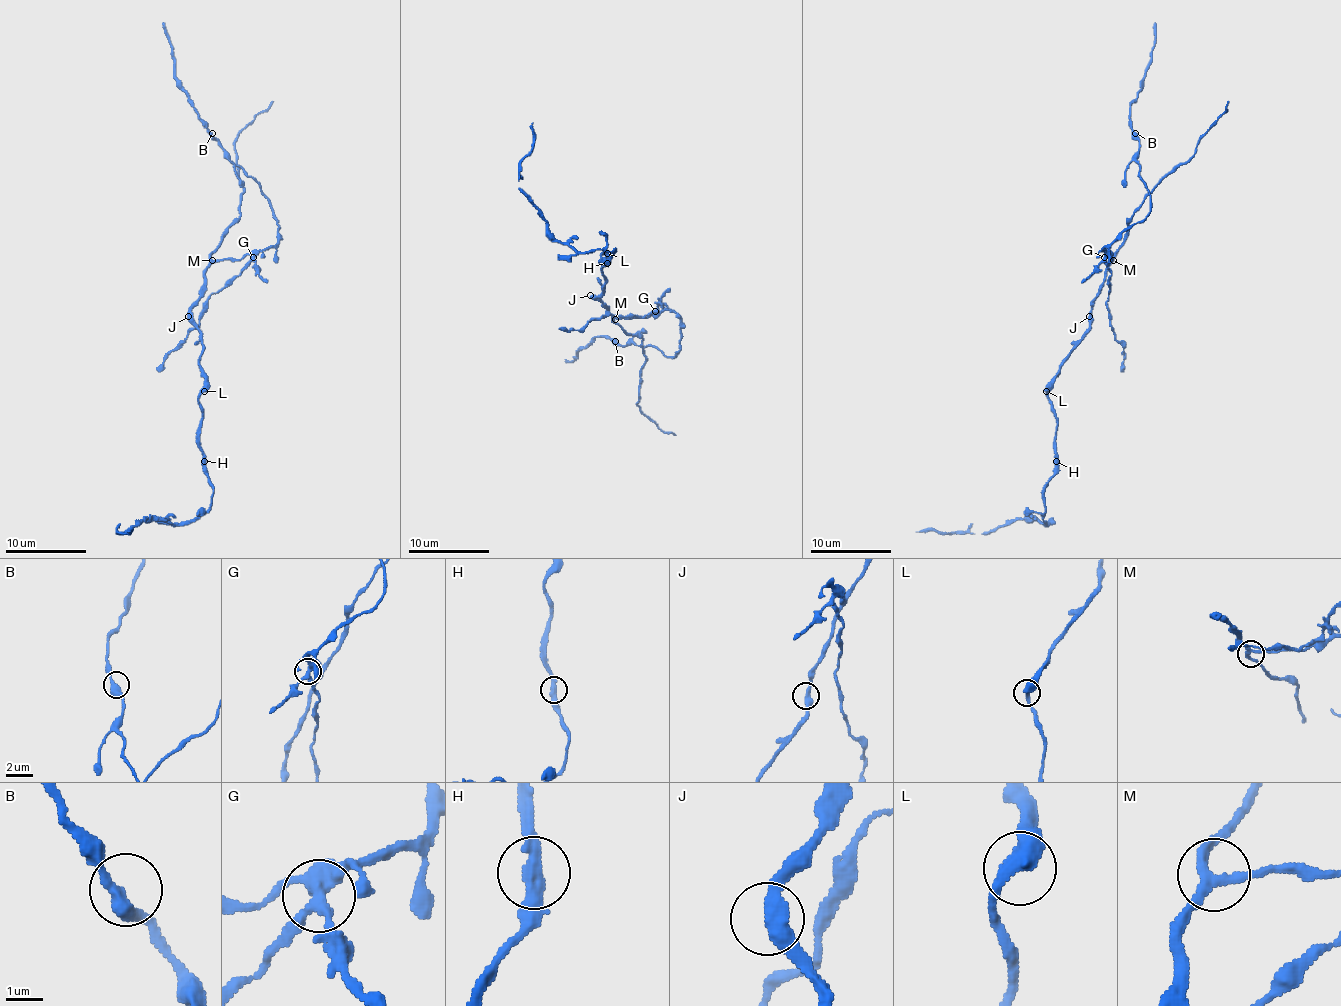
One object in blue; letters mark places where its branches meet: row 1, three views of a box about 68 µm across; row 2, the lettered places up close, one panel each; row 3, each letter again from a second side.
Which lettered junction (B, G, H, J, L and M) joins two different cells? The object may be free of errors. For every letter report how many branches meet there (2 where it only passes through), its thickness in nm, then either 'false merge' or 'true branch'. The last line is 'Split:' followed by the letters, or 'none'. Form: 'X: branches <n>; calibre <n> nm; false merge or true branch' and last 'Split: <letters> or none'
B: branches 2; calibre 400 nm; true branch
G: branches 4; calibre 400 nm; false merge
H: branches 2; calibre 400 nm; true branch
J: branches 2; calibre 400 nm; true branch
L: branches 2; calibre 400 nm; true branch
M: branches 3; calibre 280 nm; true branch
Split: G

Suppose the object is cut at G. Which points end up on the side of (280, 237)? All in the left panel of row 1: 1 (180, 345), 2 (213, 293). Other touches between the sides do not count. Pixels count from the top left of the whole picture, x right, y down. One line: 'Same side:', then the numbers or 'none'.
Same side: none

